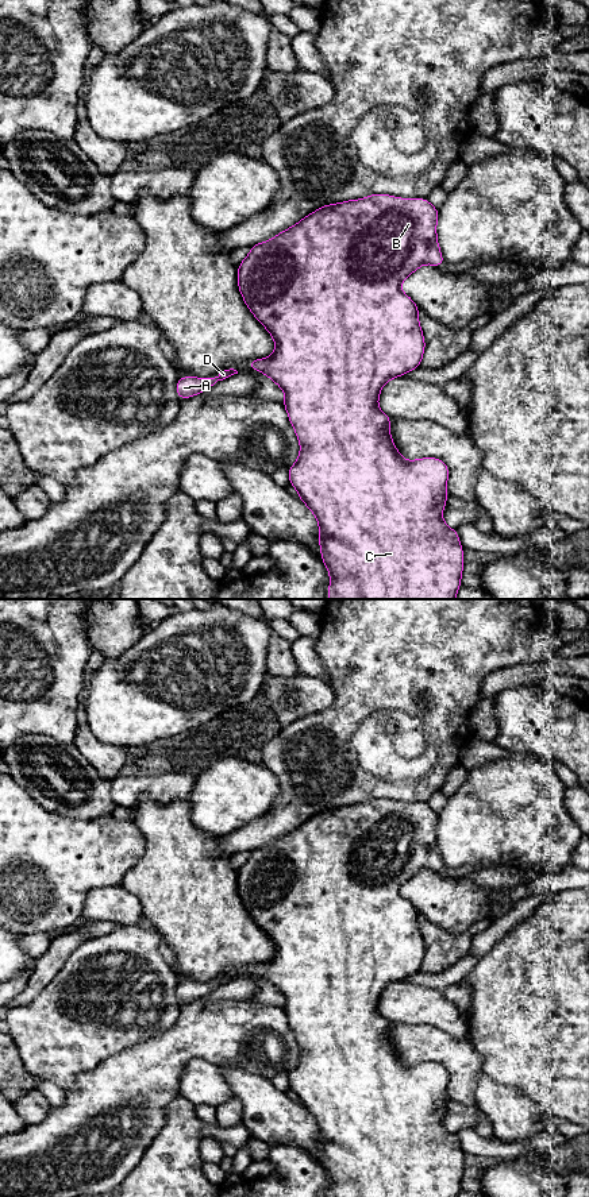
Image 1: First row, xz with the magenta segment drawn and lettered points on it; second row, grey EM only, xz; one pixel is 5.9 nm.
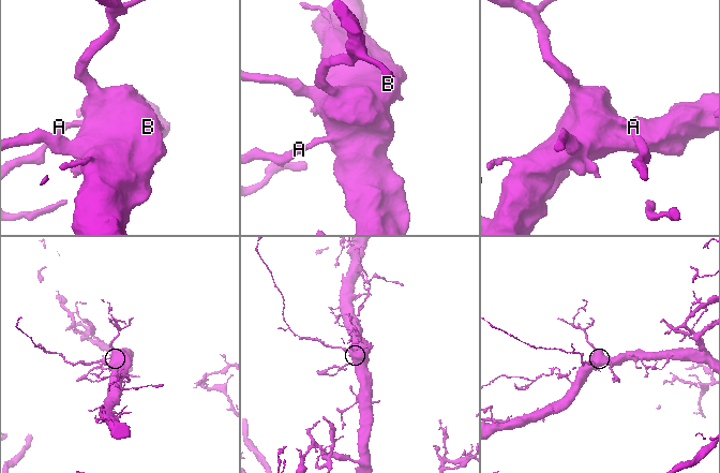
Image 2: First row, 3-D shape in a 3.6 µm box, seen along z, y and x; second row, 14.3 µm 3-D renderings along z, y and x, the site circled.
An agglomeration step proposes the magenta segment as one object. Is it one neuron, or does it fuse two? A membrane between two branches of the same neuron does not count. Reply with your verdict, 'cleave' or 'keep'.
keep

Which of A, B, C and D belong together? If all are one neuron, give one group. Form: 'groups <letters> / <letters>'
groups A B C D

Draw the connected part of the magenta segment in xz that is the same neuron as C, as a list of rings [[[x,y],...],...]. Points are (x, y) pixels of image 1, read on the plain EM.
[[[370,799],[361,804],[328,808],[269,846],[251,850],[250,858],[238,870],[238,892],[245,908],[276,946],[272,961],[251,965],[246,972],[247,974],[259,974],[285,996],[282,1008],[301,1050],[297,1066],[288,1073],[289,1088],[297,1094],[299,1103],[317,1124],[322,1165],[331,1182],[328,1197],[457,1197],[461,1192],[463,1154],[457,1135],[449,1132],[442,1123],[443,1112],[450,1101],[446,1096],[450,1076],[446,1067],[436,1062],[405,1065],[390,1042],[389,1030],[392,1023],[382,1018],[377,1009],[382,991],[389,984],[403,981],[405,977],[420,972],[423,964],[426,945],[417,922],[420,914],[411,901],[400,895],[400,889],[421,869],[444,870],[436,842],[438,820],[439,814],[432,811],[427,803],[396,803],[390,799]]]

